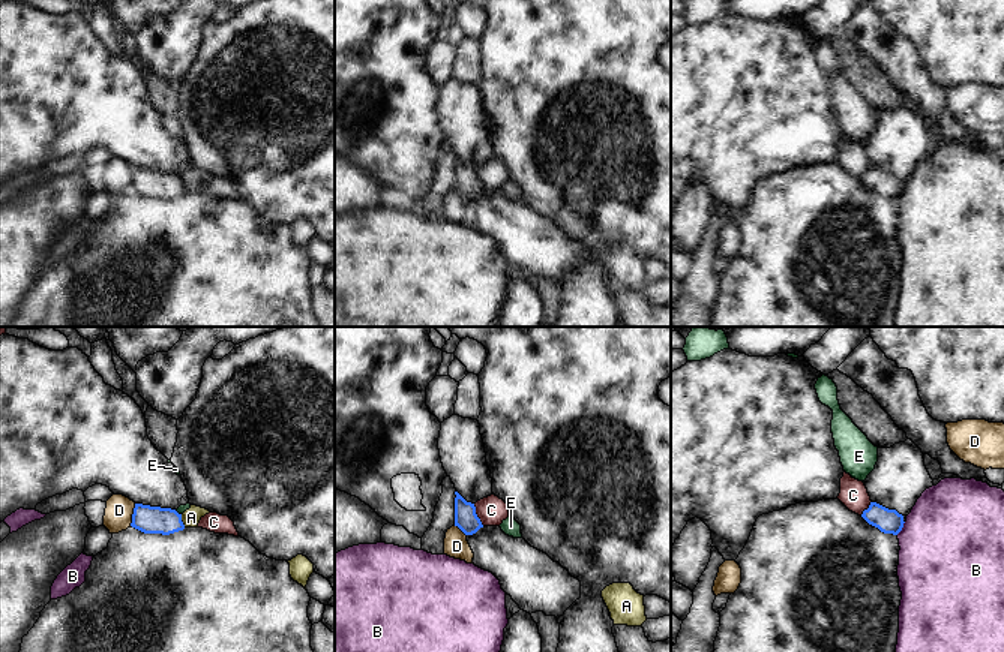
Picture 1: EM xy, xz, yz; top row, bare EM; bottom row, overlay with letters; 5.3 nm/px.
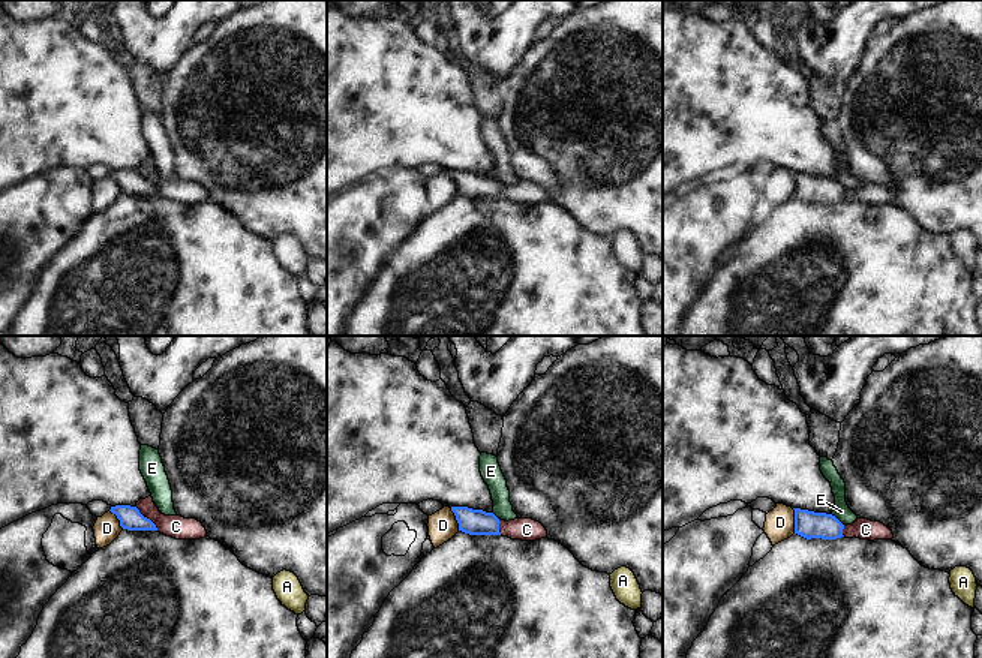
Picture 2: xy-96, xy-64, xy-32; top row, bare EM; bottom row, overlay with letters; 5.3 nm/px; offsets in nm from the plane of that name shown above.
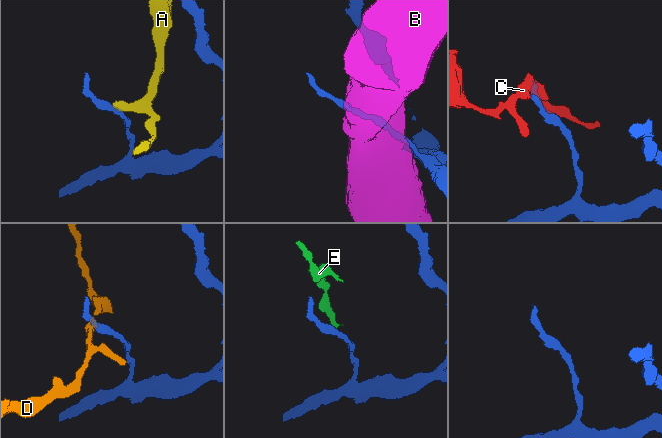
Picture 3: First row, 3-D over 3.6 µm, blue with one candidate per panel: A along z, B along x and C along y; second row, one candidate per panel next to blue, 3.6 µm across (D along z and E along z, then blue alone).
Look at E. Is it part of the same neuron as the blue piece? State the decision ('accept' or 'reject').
reject

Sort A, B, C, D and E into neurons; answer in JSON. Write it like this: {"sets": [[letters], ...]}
{"sets": [["A", "E"], ["B"], ["C"], ["D"]]}

